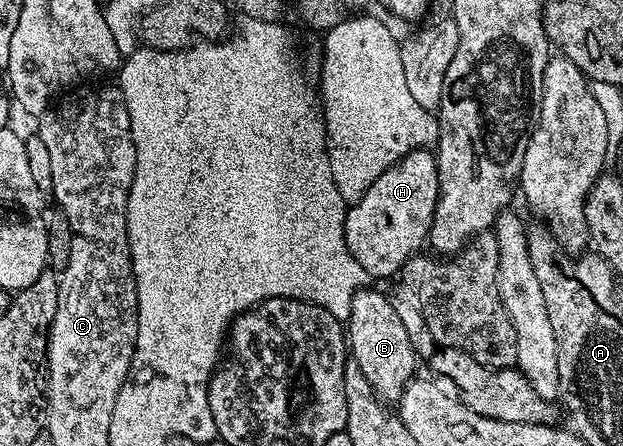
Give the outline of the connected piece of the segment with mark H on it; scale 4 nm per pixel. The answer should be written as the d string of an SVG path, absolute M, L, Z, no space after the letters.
M417 148L416 151L407 154L403 160L396 162L368 190L361 196L357 204L351 204L346 210L344 222L344 238L352 258L364 266L367 277L394 276L401 273L404 265L409 262L411 256L419 251L421 244L427 243L432 218L438 201L438 161L433 151Z

